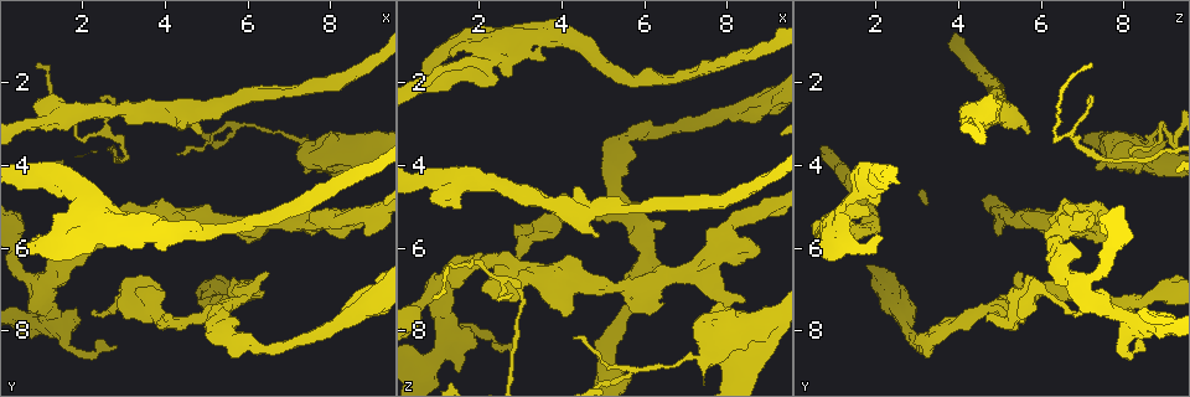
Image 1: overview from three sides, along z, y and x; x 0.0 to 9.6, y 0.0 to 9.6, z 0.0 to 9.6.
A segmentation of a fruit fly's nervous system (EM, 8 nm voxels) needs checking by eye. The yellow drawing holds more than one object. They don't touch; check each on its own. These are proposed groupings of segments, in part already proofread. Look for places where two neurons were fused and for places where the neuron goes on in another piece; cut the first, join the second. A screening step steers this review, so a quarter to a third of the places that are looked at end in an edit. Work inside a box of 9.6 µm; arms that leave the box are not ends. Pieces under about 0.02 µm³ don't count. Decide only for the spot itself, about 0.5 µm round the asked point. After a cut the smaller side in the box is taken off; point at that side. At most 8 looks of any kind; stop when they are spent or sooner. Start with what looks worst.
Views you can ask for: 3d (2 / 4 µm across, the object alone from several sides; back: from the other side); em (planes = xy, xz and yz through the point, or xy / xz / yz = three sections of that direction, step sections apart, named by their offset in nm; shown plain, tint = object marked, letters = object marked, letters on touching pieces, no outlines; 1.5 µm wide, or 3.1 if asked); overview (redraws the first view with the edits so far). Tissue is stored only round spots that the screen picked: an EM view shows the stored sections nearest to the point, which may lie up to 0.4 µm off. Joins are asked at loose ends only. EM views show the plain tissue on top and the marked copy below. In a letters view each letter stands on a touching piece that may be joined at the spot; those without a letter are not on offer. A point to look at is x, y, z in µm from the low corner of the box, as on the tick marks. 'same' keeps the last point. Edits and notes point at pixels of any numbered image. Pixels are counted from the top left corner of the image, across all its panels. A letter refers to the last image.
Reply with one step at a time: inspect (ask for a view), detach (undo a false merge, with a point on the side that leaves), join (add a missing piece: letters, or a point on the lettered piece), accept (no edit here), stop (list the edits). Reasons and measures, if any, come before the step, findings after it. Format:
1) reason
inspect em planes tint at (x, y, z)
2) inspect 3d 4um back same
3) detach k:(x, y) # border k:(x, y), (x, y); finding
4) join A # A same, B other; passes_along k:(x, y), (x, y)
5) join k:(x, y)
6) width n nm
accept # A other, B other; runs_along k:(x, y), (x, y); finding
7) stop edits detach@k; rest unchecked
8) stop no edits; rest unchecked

end of a long branch
inspect em planes letters at (1.05, 5.70, 2.10)

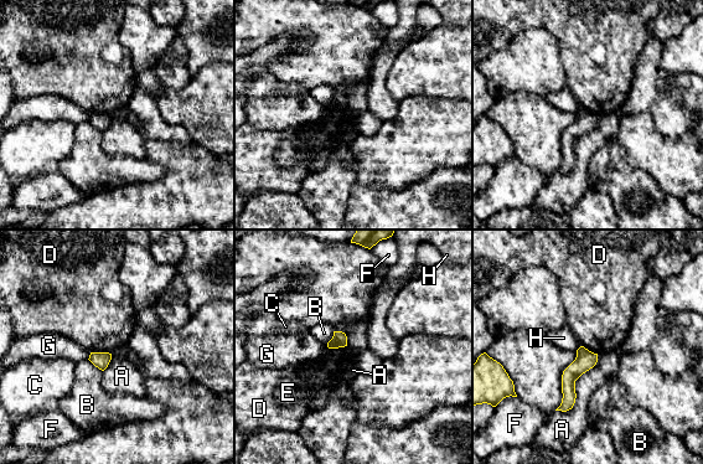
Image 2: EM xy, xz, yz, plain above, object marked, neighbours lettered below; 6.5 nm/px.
accept # A other, B other, C other, D other, E other, F other, G other, H other; border 2:(91, 351), (108, 351), (110, 354); none of them fits

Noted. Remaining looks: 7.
inspect em xz step 4 tint at (6.55, 6.70, 5.40)

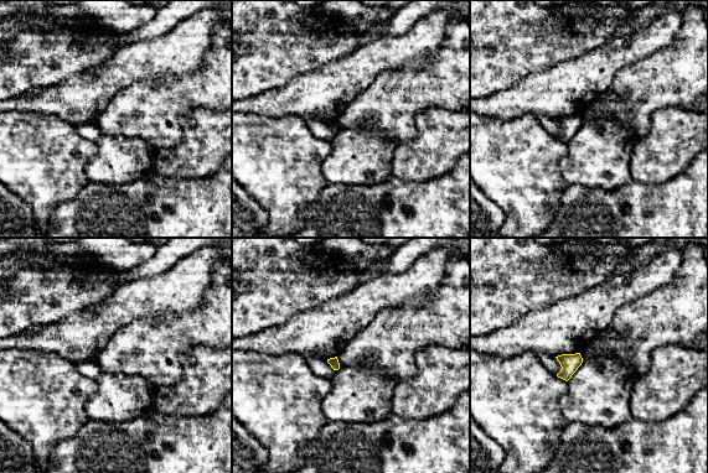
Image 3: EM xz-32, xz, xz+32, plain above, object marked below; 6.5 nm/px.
inspect em planes letters same

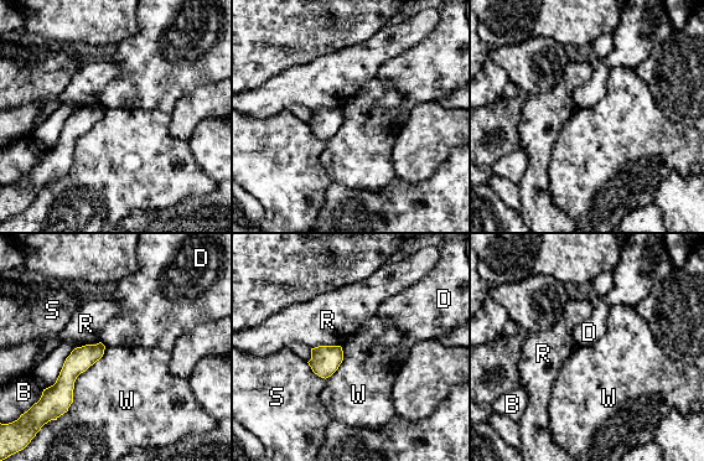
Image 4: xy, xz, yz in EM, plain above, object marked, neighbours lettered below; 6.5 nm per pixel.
accept # B other, D other, R other, S other, W other; border 4:(105, 346), (77, 377), (67, 410); no lettered piece goes on from it

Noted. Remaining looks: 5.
stops while still wide
inspect em planes letters at (4.85, 3.20, 5.60)

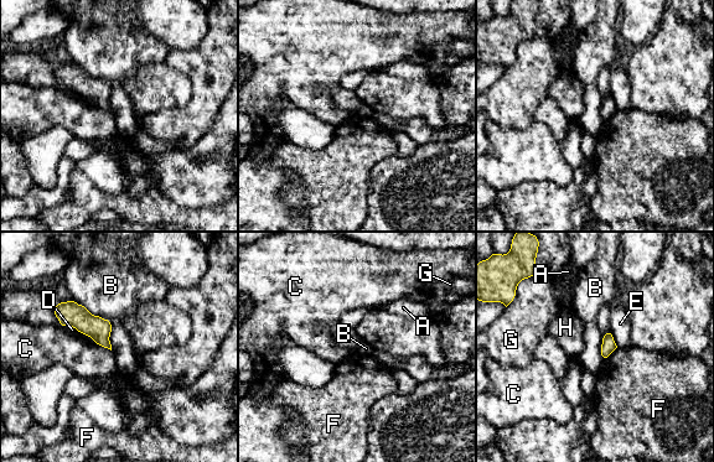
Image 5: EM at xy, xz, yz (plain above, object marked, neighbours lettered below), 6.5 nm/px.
accept # A other, B other, C other, D other, E other, F other, G other, H other; border 5:(76, 301), (109, 322), (112, 349); none of them fits

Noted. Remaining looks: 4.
tapers out
inspect 3d 4um at (2.80, 8.40, 8.25)

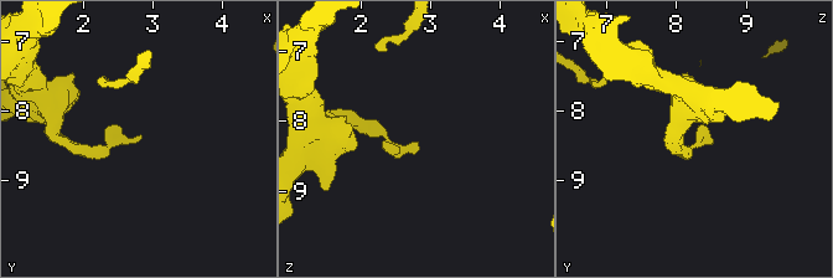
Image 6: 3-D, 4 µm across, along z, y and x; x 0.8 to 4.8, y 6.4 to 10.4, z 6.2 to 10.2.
inspect em planes tint at (2.85, 8.35, 8.25)

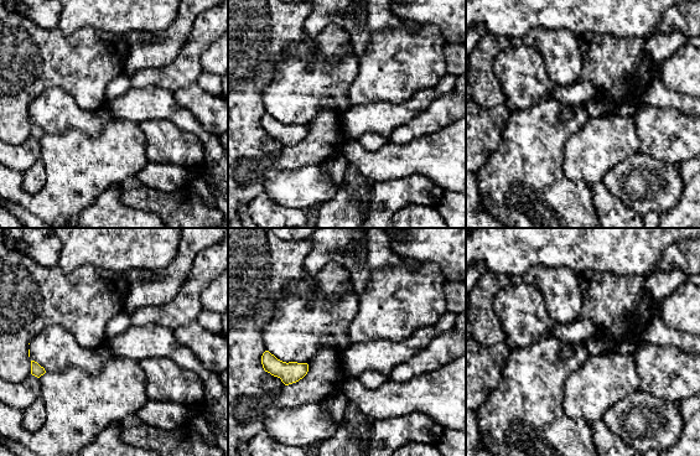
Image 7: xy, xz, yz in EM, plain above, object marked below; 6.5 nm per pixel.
inspect em planes letters same

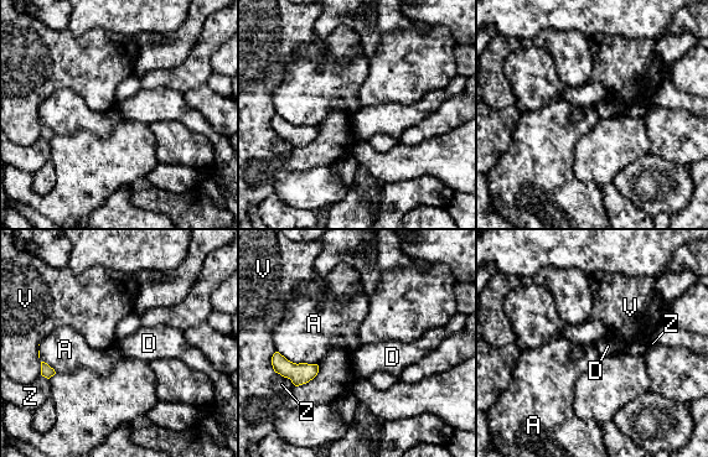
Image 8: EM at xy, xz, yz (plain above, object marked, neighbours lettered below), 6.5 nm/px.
accept # A other, D other, V other, Z other; border 8:(277, 351), (293, 362), (316, 364); no lettered piece goes on from it

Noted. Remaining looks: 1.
stop no edits; rest unchecked

